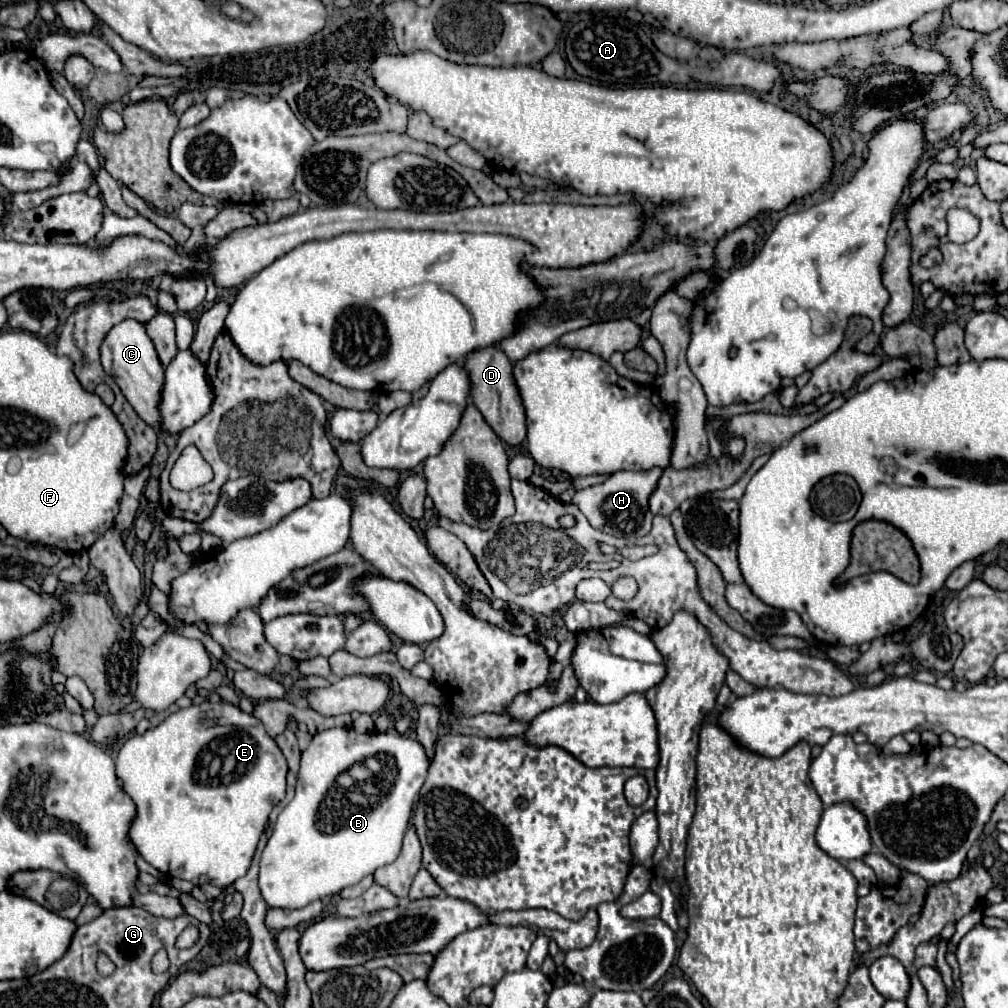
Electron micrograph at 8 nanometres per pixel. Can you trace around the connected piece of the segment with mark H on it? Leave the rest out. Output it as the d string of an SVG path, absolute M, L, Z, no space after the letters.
M651 468L645 472L615 472L603 484L583 488L573 494L573 504L583 512L589 524L605 534L635 540L645 536L651 530L653 514L649 510L649 494L655 490L655 484L661 476L661 468Z

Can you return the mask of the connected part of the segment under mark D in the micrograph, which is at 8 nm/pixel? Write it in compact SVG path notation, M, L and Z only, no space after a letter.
M497 344L479 348L479 350L469 352L463 358L463 368L469 374L473 404L481 410L481 414L485 416L485 420L491 424L491 428L495 430L495 434L501 440L505 440L511 446L519 446L527 436L525 408L521 402L521 396L519 396L519 388L513 378L513 364L509 362L507 354L501 352Z

